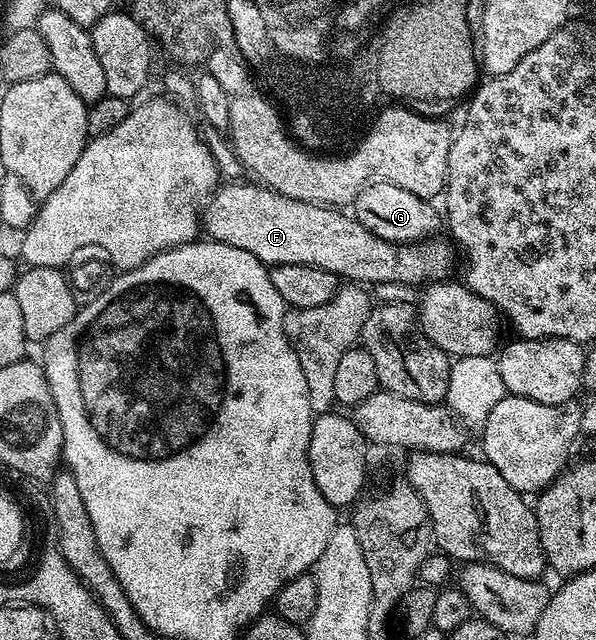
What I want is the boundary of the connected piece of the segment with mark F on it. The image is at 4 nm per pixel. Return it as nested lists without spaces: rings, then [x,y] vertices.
[[[240,180],[234,181],[232,184],[218,185],[210,196],[208,202],[203,207],[203,230],[205,230],[210,239],[214,242],[222,242],[223,244],[231,244],[231,248],[243,248],[243,252],[251,252],[251,256],[255,256],[264,262],[266,267],[282,266],[283,264],[303,264],[304,266],[314,266],[320,270],[326,270],[332,274],[337,275],[338,279],[348,280],[353,284],[366,284],[365,282],[421,282],[420,284],[428,284],[431,282],[440,282],[448,279],[449,274],[453,270],[453,250],[454,247],[441,239],[441,236],[430,236],[420,242],[411,242],[408,244],[398,244],[396,242],[388,242],[379,236],[375,236],[367,228],[363,228],[363,224],[359,224],[356,218],[350,216],[348,213],[342,212],[337,208],[330,208],[327,206],[318,206],[315,202],[304,202],[303,200],[291,200],[282,194],[276,194],[271,189],[262,188],[260,185],[248,186],[248,181]]]

